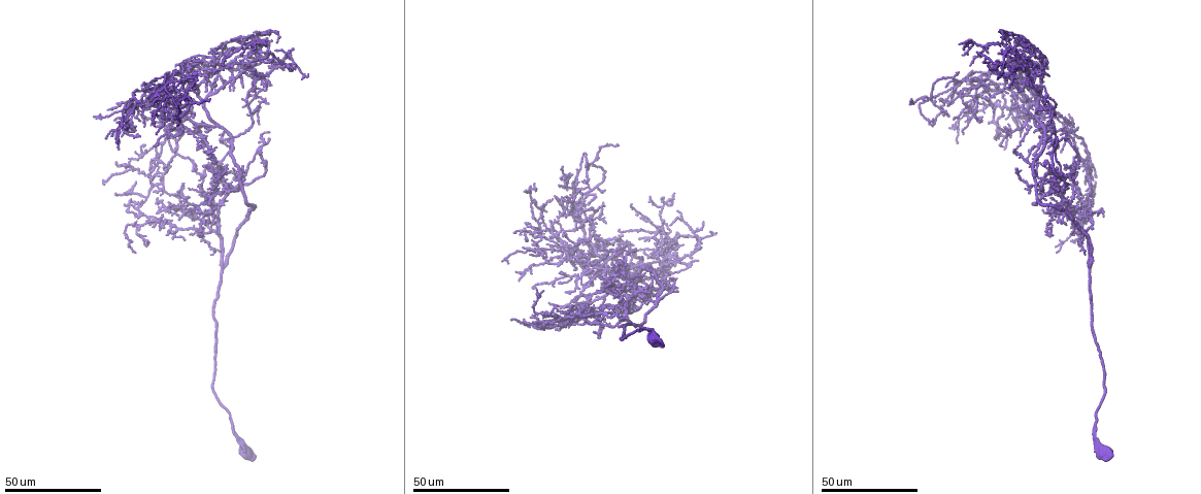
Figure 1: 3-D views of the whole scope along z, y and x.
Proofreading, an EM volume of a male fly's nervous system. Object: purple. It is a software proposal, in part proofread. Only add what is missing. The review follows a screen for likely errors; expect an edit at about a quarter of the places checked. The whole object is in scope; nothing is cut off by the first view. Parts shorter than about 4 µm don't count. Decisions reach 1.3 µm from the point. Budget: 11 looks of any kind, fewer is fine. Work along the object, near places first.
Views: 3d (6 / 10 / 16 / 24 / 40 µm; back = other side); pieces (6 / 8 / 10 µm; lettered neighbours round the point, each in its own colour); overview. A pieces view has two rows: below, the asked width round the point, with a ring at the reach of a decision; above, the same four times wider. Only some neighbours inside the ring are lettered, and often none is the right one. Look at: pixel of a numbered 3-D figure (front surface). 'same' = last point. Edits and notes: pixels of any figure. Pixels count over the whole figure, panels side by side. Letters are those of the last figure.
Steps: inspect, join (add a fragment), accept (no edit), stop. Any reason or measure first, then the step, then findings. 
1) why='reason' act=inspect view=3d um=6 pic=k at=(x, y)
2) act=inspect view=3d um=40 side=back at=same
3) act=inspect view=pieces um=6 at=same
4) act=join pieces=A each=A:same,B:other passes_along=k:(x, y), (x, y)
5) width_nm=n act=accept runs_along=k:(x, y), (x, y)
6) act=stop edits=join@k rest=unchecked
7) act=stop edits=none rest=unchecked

why='an open end' act=inspect view=3d um=24 pic=1 at=(116, 163)

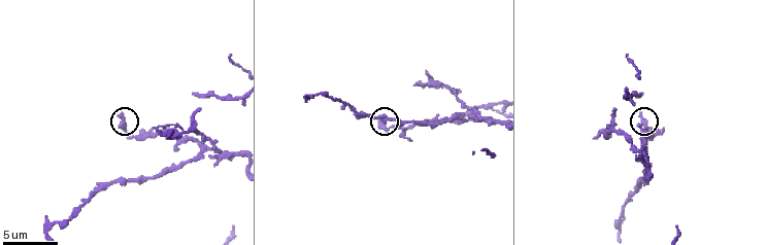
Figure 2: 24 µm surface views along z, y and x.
act=inspect view=pieces um=8 pic=2 at=(640, 112)

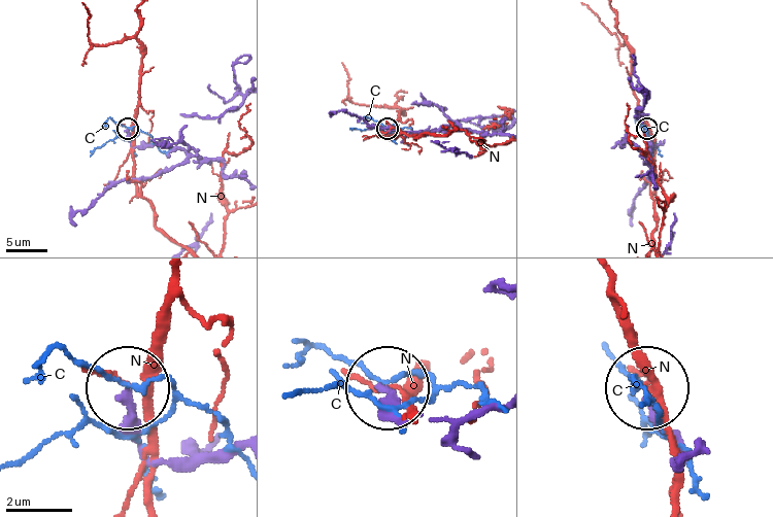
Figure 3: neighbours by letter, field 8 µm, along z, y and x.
width_nm=220 act=accept each=C:other,N:other runs_along=3:(237, 451), (155, 456), (140, 443), (130, 387) found='none of them fits'

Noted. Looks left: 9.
why='an open end' act=inspect view=3d um=40 pic=1 at=(677, 232)

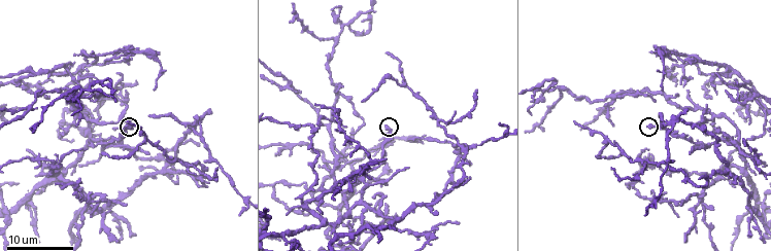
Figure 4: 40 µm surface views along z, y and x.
act=inspect view=pieces um=8 pic=4 at=(125, 126)

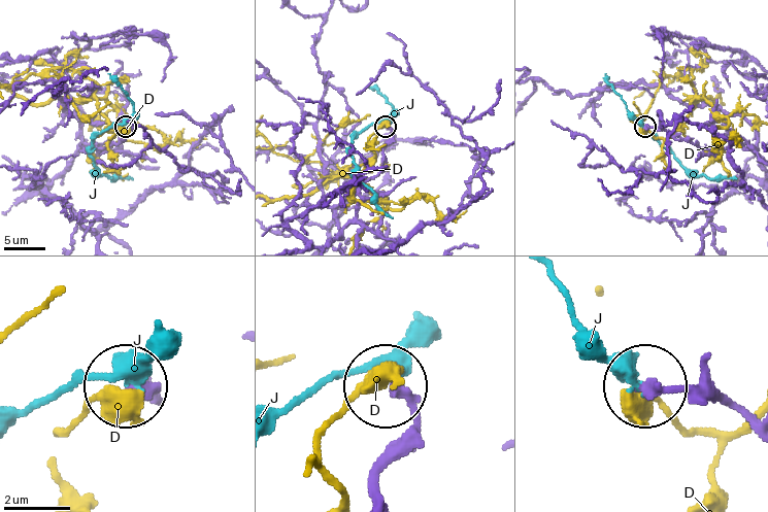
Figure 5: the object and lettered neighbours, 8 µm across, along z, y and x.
act=accept each=D:other,J:other found='none of them fits'

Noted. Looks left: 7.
act=inspect view=3d um=16 pic=4 at=(738, 82)

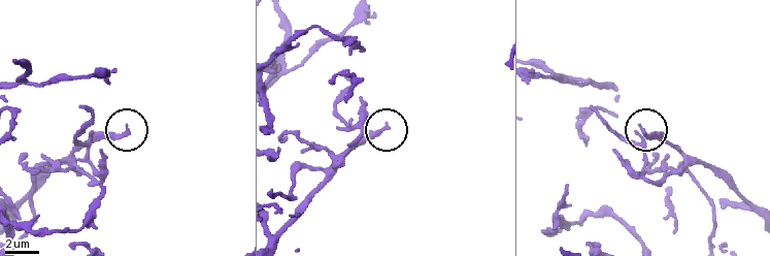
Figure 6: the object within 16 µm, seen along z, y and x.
act=inspect view=pieces um=10 pic=6 at=(127, 126)

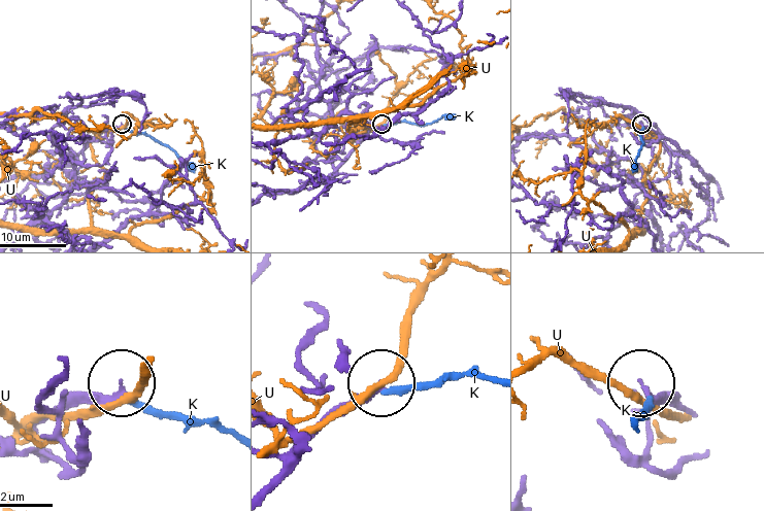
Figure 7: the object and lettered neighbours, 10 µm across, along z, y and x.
act=accept each=K:other,U:other runs_along=7:(42, 424), (69, 409), (102, 402), (120, 386) found='no lettered fragment goes on from it'

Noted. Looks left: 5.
why='an open end' act=inspect view=3d um=24 pic=4 at=(128, 123)

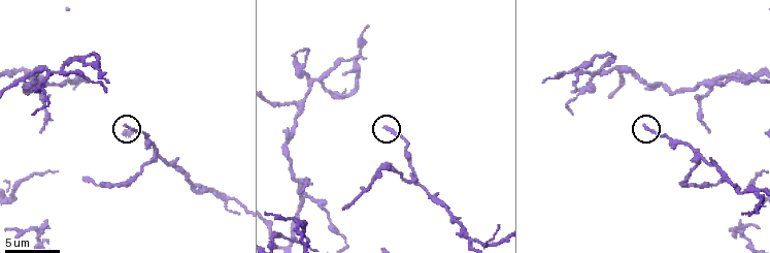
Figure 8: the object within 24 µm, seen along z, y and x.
act=inspect view=pieces um=8 pic=8 at=(643, 127)

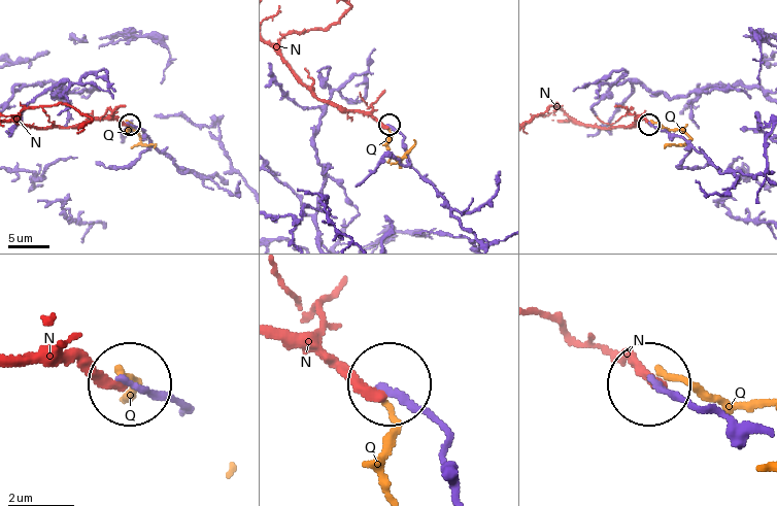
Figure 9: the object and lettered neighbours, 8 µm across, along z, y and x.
act=accept each=N:other,Q:other runs_along=9:(460, 494), (440, 427), (387, 389) found='none of them fits'

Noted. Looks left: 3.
why='an open end' act=inspect view=3d um=40 pic=1 at=(207, 130)

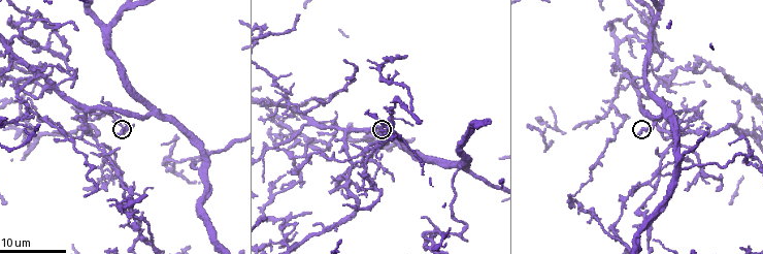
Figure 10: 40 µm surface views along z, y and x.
act=inspect view=pieces um=10 pic=10 at=(113, 133)

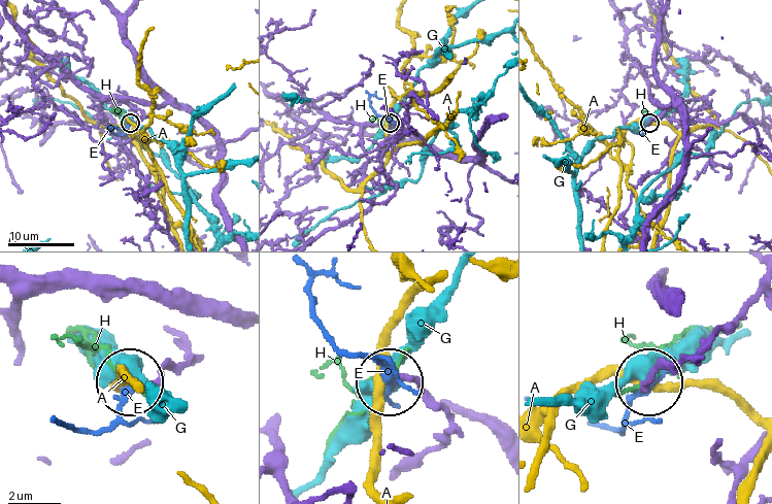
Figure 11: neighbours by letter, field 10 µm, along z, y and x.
act=accept each=A:other,E:other,G:other,H:other runs_along=11:(408, 468), (448, 422), (408, 382), (391, 379) found='none of them fits'

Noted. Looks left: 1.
act=stop edits=none rest=unchecked

